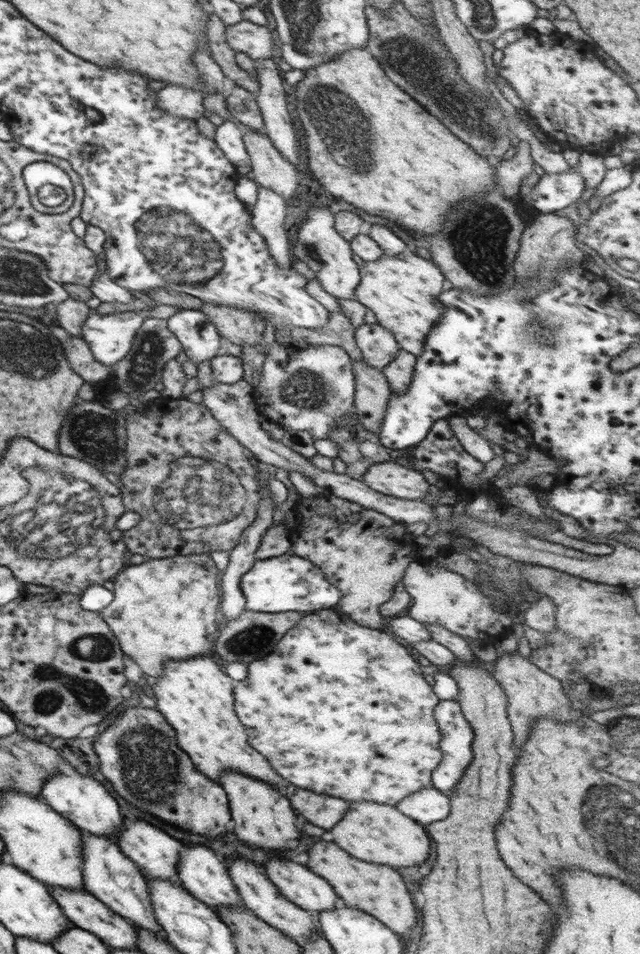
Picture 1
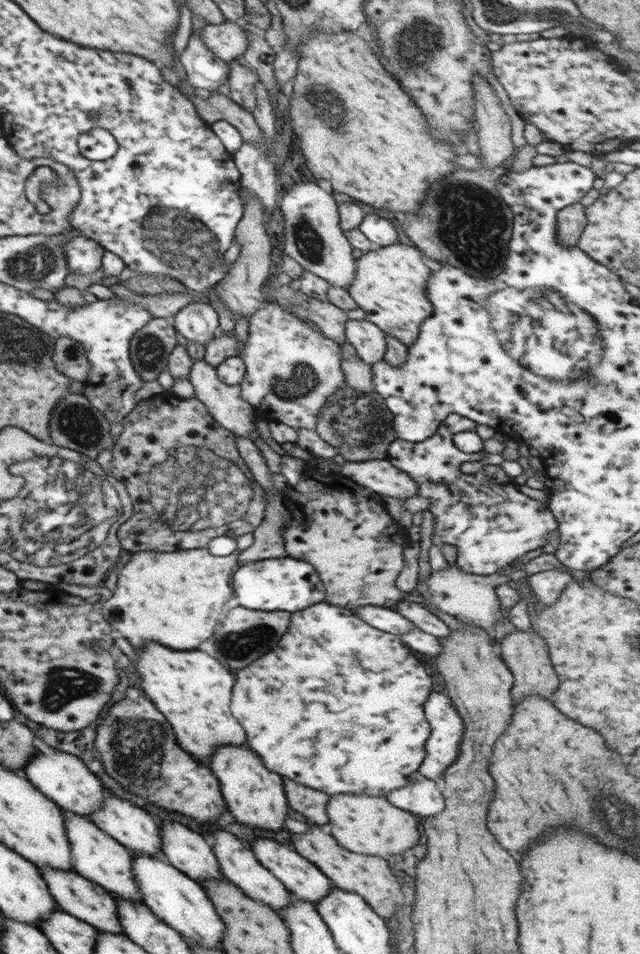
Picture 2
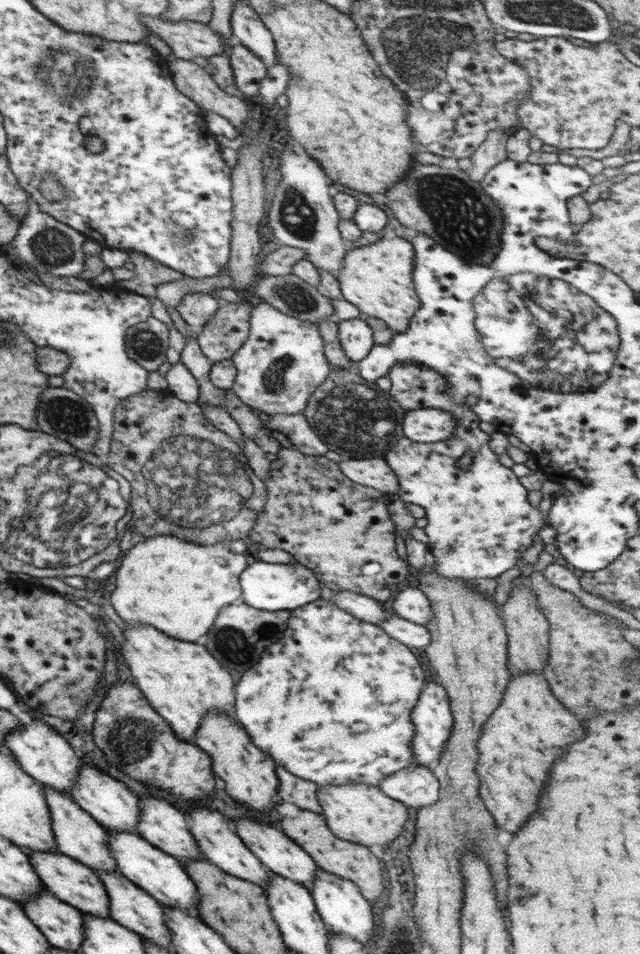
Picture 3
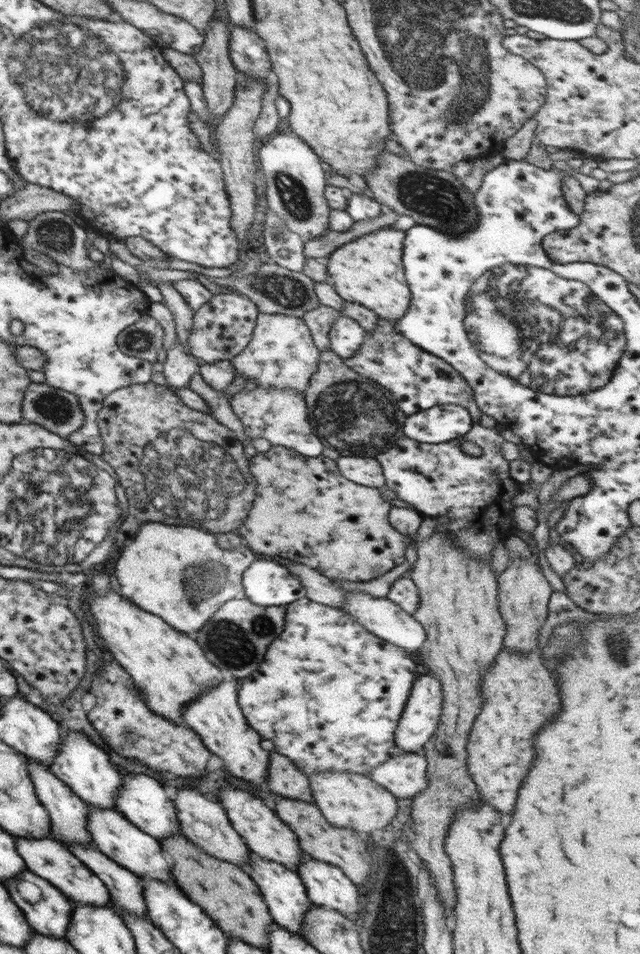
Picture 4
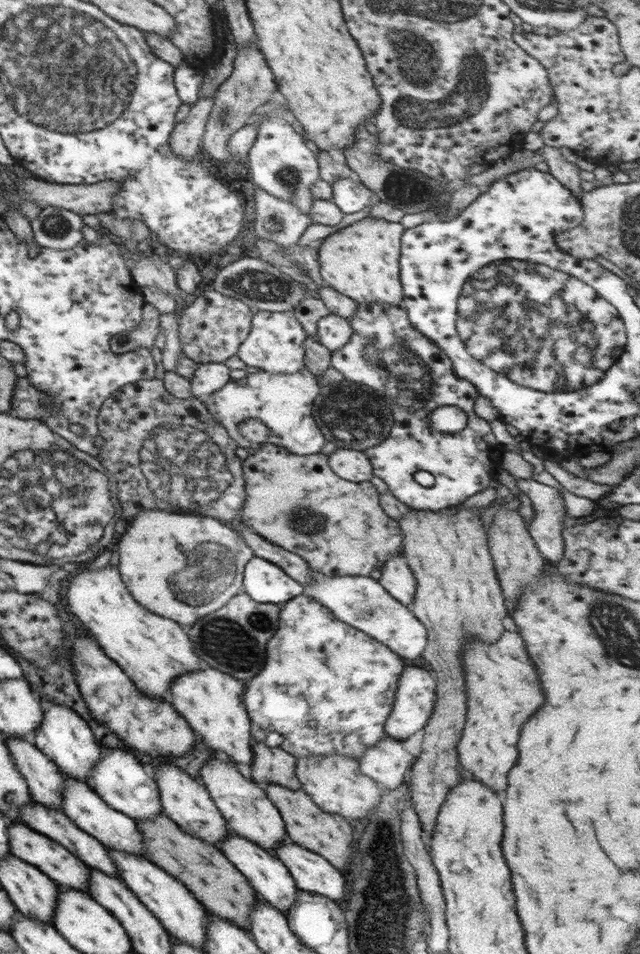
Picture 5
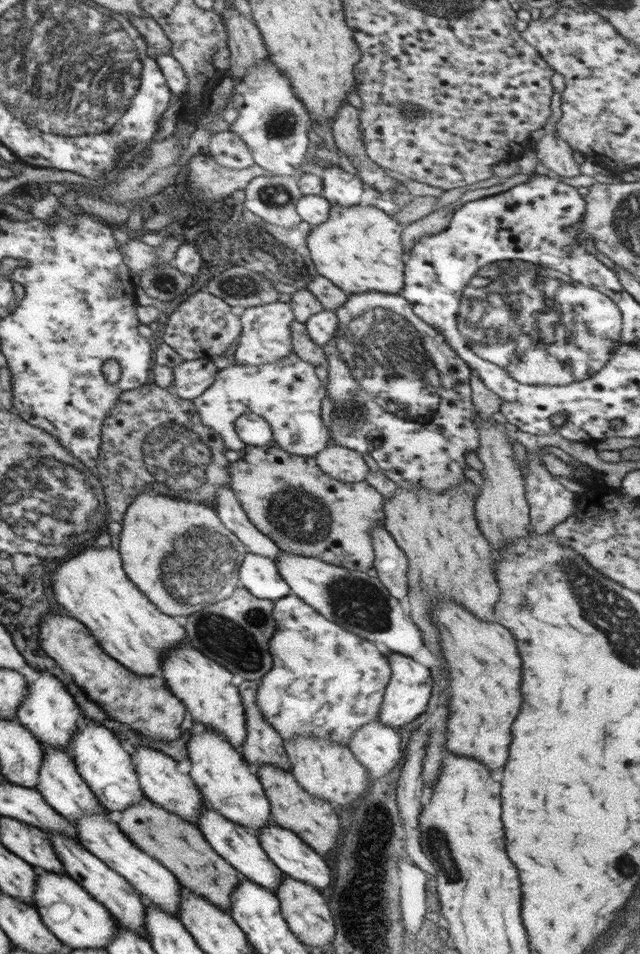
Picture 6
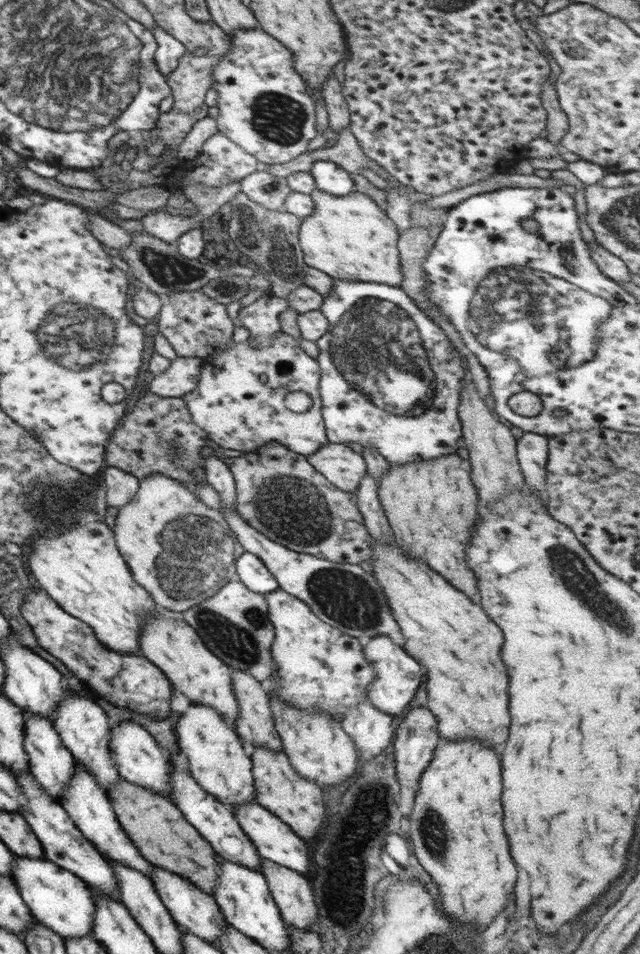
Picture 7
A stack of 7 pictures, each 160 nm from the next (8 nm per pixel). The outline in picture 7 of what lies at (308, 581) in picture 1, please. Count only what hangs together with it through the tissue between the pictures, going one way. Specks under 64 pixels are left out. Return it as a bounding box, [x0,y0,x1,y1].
[235,551,280,595]

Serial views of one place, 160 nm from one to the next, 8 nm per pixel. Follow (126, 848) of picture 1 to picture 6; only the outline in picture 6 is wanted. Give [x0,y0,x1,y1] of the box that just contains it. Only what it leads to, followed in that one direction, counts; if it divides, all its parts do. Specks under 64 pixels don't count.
[16,671,82,752]

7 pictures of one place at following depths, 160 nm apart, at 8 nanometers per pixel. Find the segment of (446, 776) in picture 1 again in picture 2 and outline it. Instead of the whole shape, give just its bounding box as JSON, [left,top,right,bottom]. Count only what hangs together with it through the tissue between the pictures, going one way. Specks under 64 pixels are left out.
[419,691,464,782]

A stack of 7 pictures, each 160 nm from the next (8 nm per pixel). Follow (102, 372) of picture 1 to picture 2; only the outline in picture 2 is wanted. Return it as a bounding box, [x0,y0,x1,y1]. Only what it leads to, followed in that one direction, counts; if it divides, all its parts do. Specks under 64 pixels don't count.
[53,336,91,382]

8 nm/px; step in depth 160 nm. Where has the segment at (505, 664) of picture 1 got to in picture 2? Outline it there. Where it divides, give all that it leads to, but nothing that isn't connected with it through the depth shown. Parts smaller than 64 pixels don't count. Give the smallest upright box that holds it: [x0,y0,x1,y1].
[499,629,558,706]

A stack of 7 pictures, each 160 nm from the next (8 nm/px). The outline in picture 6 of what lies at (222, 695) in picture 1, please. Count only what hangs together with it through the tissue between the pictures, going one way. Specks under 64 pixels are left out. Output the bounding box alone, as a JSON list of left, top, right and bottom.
[52,546,186,676]

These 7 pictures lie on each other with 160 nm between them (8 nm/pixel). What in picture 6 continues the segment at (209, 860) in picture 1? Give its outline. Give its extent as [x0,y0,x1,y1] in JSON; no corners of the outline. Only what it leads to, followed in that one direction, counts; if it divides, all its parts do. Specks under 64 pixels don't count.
[69,718,145,811]

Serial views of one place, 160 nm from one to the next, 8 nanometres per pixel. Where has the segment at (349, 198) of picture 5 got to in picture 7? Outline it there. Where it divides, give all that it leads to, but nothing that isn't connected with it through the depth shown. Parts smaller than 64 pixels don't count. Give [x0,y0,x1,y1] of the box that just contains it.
[308,160,355,196]

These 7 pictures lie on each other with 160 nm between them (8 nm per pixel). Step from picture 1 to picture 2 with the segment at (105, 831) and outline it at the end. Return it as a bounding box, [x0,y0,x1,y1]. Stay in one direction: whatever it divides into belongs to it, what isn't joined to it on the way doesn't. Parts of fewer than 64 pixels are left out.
[22,748,104,819]

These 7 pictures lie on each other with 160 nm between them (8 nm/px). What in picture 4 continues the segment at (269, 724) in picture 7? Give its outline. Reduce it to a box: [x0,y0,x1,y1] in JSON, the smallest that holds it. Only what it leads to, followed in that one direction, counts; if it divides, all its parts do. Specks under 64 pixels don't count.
[266,751,314,803]

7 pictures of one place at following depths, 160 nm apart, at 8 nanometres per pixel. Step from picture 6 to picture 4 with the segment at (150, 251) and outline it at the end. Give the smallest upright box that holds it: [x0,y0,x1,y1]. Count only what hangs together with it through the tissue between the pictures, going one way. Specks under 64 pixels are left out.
[157,282,193,356]

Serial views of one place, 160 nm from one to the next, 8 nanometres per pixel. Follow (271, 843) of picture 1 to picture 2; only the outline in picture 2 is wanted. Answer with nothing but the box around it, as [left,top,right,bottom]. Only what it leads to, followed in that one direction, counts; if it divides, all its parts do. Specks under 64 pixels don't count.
[210,745,292,832]

